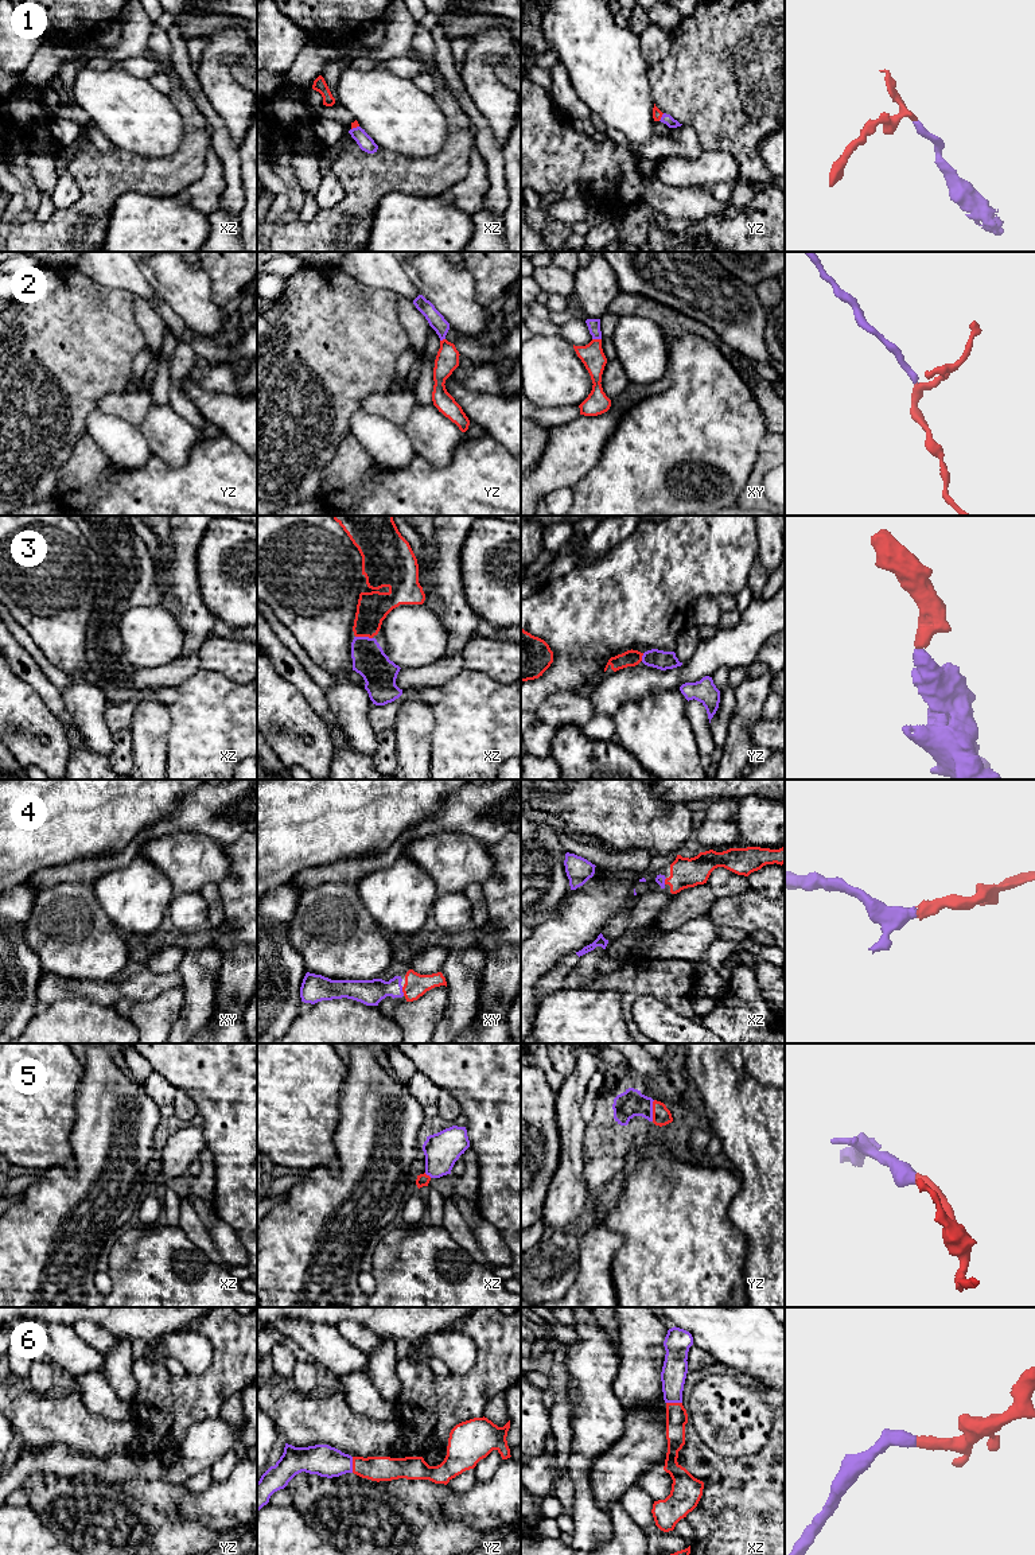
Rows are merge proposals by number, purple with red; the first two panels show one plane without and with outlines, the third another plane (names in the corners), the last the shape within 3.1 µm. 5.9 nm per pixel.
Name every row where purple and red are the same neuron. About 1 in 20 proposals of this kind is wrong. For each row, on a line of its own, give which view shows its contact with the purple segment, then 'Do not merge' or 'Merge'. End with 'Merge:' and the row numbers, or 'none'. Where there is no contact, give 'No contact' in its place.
1: Touches purple in yz. Merge
2: Touches purple in xy. Merge
3: Touches purple in xz. Merge
4: Touches purple in xy. Merge
5: Touches purple in yz. Merge
6: Touches purple in yz. Merge
Merge: 1, 2, 3, 4, 5, 6

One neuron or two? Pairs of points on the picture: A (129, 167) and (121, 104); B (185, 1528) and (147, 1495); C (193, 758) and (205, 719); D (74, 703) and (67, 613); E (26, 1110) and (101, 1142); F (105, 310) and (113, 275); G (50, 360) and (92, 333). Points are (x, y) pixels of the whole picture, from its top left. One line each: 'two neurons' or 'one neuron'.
A: two neurons
B: two neurons
C: one neuron
D: two neurons
E: two neurons
F: two neurons
G: one neuron

